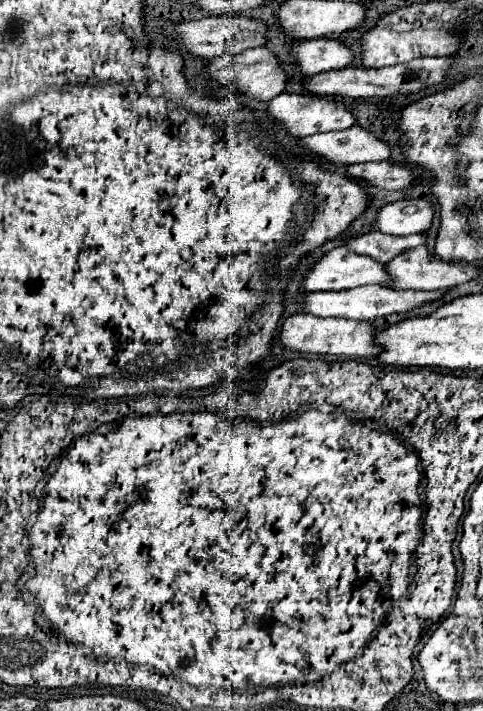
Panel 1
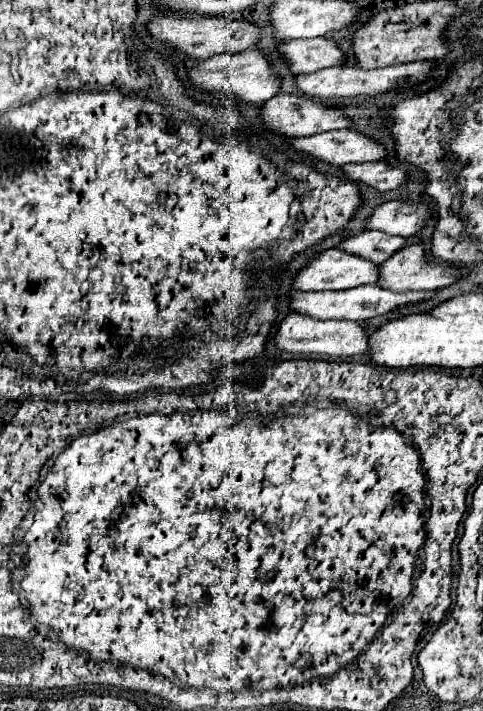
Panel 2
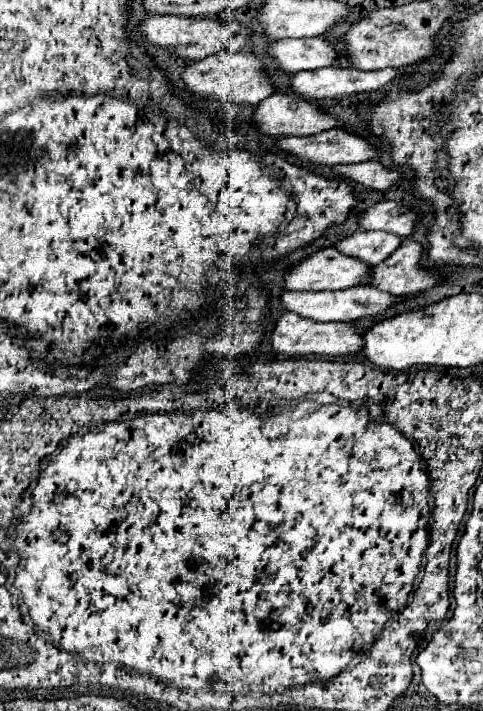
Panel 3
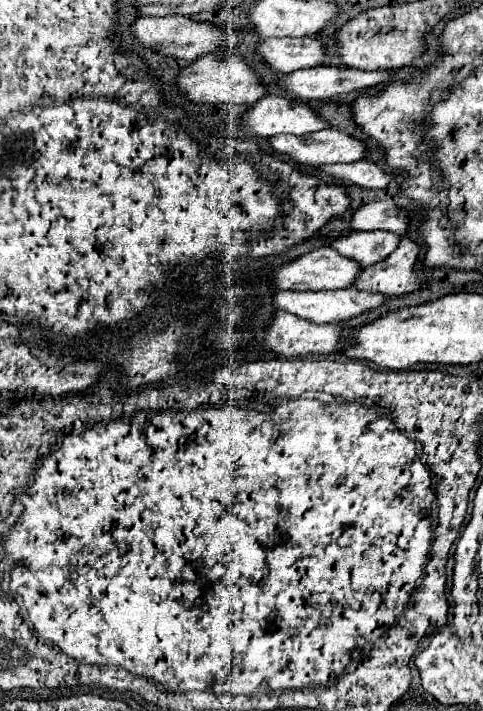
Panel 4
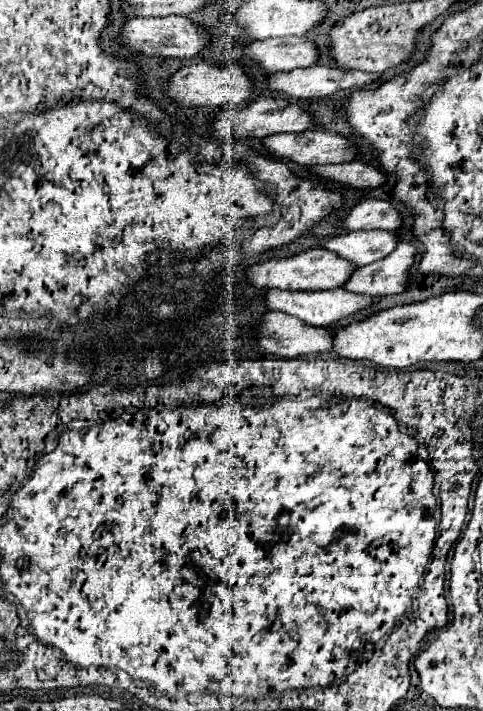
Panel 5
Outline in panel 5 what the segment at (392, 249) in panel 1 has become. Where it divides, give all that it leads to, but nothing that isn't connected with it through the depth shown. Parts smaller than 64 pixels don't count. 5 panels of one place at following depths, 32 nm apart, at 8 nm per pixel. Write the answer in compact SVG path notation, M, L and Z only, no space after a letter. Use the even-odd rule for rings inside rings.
M360 230L330 238L324 248L352 260L356 266L366 266L388 256L398 244L398 236L386 230Z

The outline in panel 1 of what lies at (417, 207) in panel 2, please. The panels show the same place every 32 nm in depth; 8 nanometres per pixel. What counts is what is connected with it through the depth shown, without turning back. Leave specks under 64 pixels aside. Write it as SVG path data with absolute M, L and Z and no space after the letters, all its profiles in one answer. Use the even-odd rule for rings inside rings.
M402 200L384 206L378 212L376 226L384 234L408 236L426 232L434 220L434 204L430 200Z

